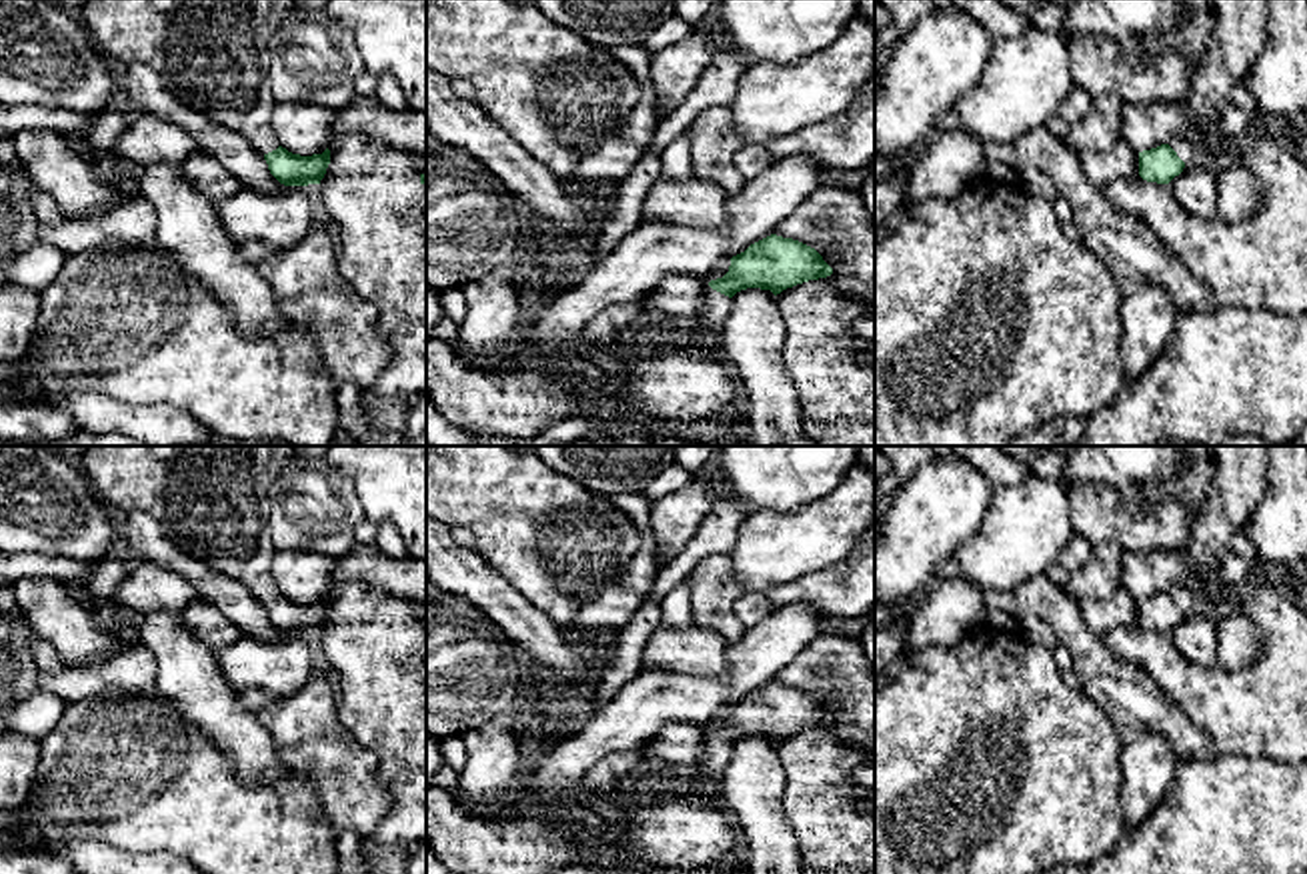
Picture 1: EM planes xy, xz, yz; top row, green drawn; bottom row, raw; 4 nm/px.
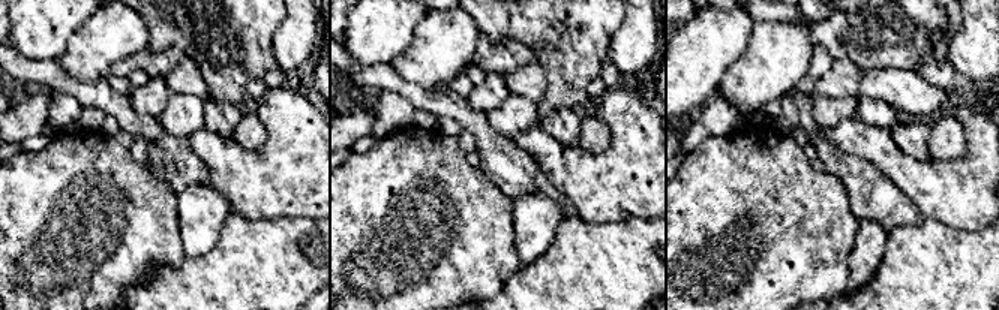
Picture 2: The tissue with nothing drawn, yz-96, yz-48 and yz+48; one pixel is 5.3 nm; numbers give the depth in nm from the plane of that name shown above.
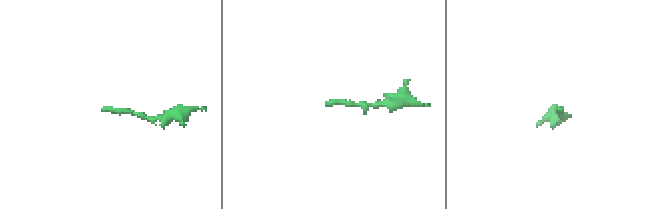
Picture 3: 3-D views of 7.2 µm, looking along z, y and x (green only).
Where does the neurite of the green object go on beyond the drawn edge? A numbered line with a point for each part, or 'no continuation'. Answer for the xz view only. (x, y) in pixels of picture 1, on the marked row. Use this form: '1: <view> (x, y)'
1: xz (709, 322)

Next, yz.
1: yz (1185, 148)

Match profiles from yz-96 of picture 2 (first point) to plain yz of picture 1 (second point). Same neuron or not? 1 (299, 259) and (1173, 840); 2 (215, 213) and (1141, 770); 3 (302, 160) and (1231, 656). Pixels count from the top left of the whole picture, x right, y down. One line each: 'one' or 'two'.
1: one
2: one
3: two

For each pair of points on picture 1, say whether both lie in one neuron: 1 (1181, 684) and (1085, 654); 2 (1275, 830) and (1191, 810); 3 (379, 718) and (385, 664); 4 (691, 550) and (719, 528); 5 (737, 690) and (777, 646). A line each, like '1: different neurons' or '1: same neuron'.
1: different neurons
2: same neuron
3: same neuron
4: same neuron
5: same neuron

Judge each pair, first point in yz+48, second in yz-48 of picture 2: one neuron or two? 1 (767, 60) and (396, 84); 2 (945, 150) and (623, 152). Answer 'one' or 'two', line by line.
1: two
2: two

